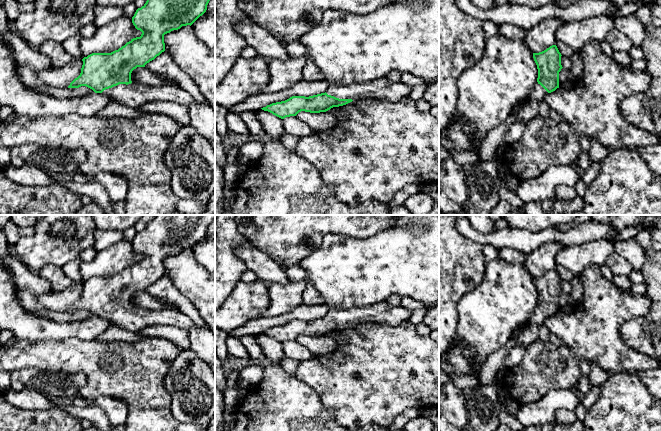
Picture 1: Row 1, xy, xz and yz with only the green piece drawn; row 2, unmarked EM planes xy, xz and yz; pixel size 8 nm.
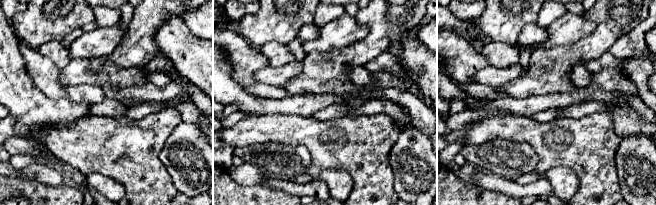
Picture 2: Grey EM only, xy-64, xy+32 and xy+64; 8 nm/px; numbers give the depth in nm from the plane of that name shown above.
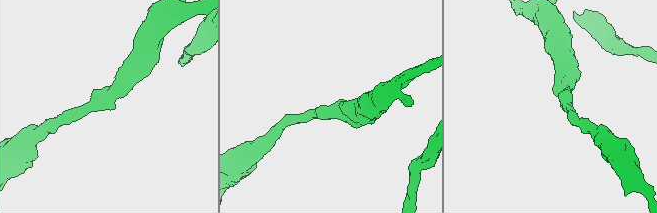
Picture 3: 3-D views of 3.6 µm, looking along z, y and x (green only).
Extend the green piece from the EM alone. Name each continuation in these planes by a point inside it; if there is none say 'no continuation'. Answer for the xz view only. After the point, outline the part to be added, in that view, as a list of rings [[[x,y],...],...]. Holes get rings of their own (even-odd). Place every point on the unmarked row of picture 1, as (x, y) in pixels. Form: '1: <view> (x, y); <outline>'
1: xz (379, 313); [[[383,302],[367,308],[330,308],[326,317],[339,323],[386,323],[396,326],[402,323],[410,323],[411,314],[412,311],[401,306],[391,306]]]

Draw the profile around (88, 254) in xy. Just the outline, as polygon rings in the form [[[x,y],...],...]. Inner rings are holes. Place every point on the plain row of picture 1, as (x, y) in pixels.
[[[90,247],[90,248],[84,249],[80,253],[79,257],[82,262],[89,262],[95,258],[96,254],[97,254],[97,251],[93,247]]]

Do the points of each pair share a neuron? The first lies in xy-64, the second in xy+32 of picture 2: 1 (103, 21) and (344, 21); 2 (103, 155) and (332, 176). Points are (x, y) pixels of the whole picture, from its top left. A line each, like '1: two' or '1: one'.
1: two
2: two

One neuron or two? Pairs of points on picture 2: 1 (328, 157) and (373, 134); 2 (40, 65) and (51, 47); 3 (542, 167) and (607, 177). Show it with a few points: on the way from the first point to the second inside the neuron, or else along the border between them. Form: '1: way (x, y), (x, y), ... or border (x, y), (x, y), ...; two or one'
1: way (339, 148), (358, 145), (362, 141); one
2: border (37, 49), (60, 70); two
3: way (558, 159), (587, 159), (591, 163); one

